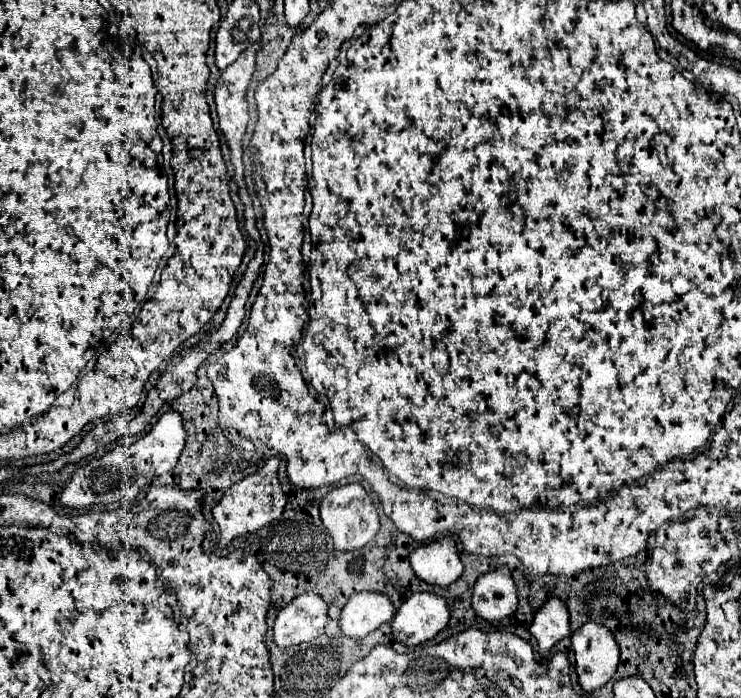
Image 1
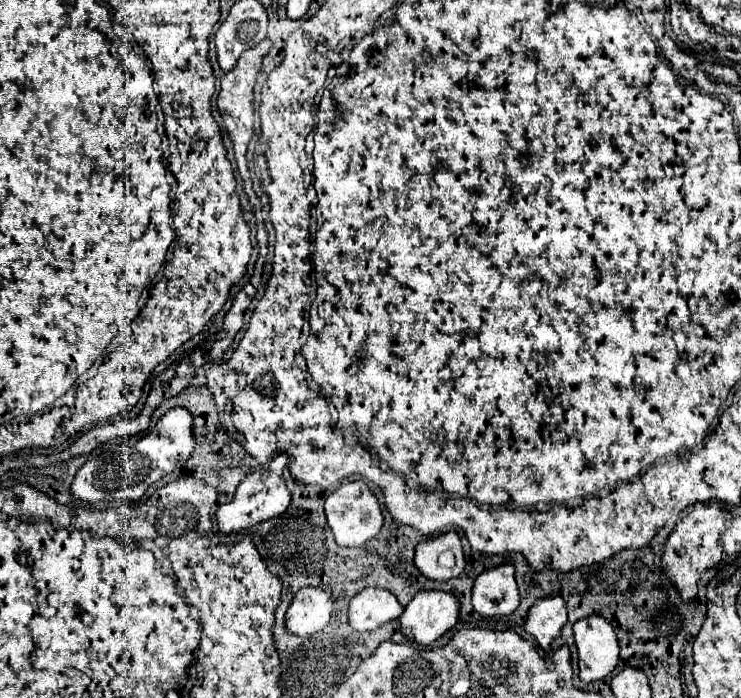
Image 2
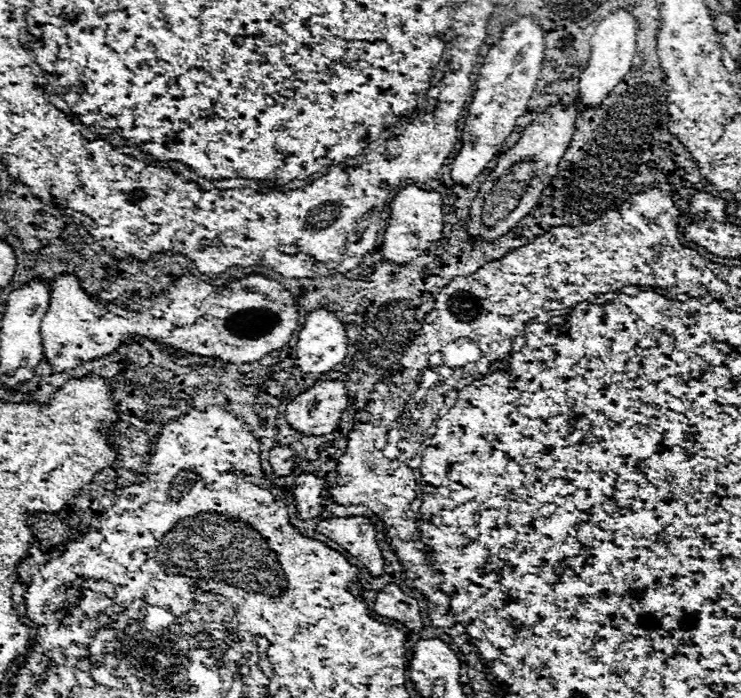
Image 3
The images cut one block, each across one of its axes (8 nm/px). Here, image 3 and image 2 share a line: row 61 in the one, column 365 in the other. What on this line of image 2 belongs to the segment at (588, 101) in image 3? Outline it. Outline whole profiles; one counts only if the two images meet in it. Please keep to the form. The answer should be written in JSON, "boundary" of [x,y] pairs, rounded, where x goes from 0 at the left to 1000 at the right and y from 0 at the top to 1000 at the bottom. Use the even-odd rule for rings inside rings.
{"boundary":[[[494,842],[472,860],[470,894],[483,905],[502,905],[518,891],[534,888],[543,874],[529,848],[518,842]]]}

